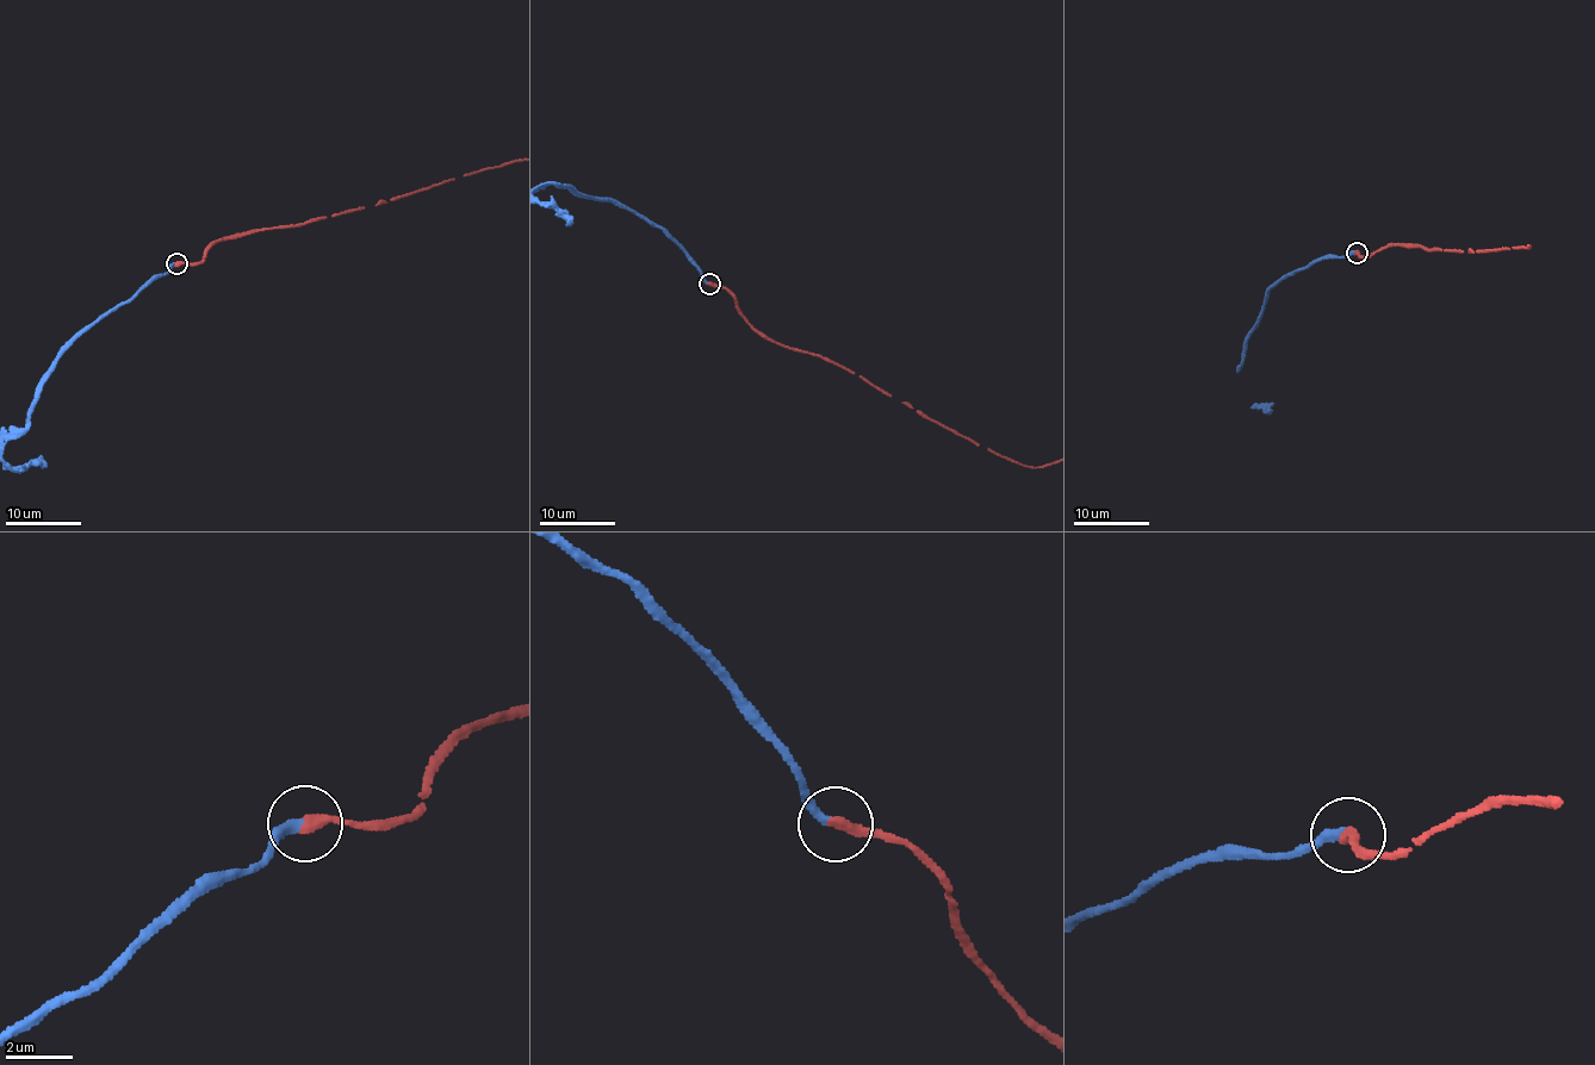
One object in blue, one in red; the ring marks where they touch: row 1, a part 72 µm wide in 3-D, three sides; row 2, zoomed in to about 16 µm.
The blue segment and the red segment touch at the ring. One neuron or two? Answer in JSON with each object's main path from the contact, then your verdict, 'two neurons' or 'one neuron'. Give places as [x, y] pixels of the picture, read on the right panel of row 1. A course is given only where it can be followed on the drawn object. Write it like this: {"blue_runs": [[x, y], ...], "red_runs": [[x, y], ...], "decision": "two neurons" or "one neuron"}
{"decision": "one neuron"}

